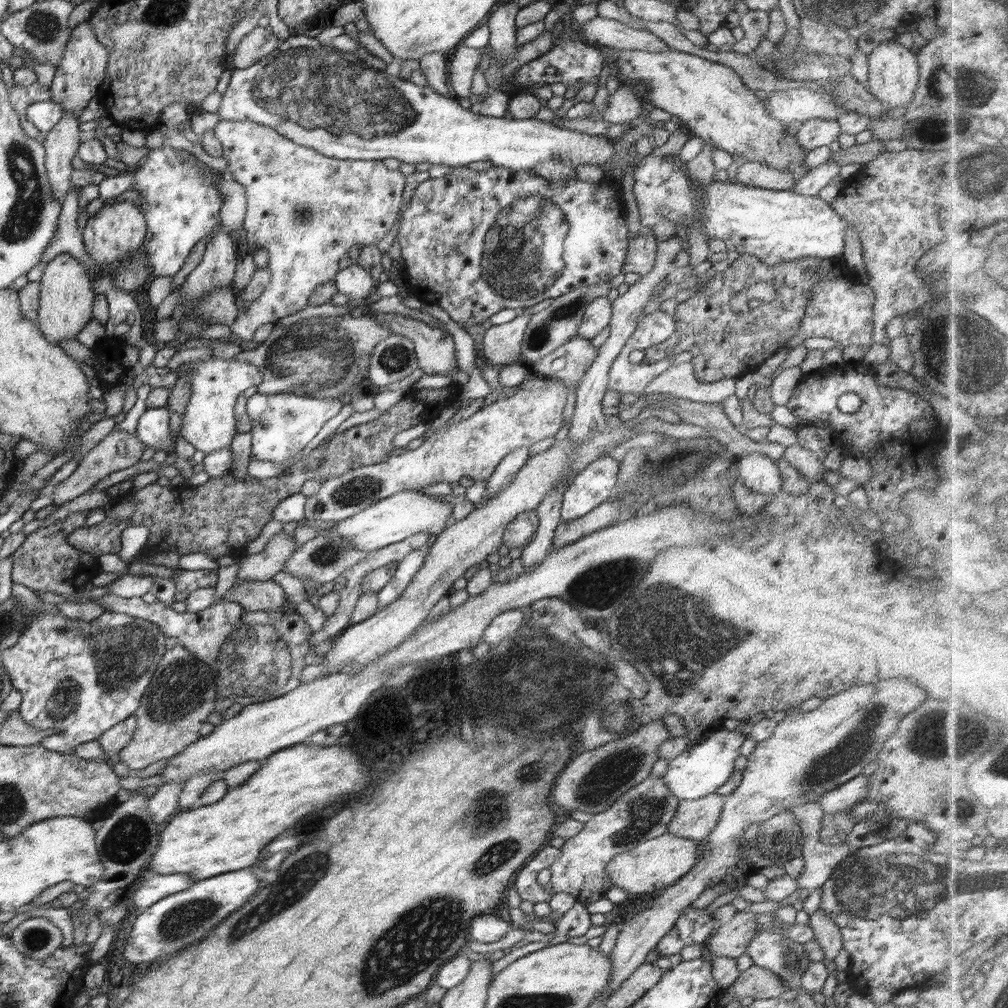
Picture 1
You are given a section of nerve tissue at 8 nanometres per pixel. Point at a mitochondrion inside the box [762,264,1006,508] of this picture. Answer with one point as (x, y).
(971, 348)

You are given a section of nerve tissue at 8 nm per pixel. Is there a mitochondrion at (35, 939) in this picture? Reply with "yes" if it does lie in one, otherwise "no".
yes

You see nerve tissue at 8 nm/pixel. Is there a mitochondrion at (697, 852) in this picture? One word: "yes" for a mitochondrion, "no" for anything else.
no

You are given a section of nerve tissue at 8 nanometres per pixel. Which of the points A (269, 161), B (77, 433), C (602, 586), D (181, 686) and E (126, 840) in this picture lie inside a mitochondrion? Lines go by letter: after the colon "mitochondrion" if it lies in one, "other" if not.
A: mitochondrion
B: other
C: mitochondrion
D: mitochondrion
E: mitochondrion

